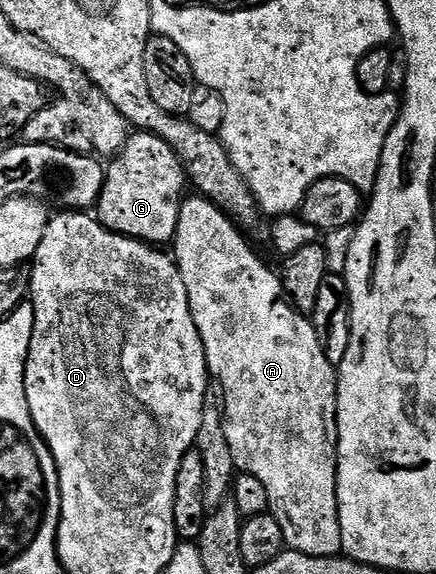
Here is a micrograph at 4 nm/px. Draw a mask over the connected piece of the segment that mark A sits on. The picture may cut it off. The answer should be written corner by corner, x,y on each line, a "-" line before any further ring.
190,195
183,200
182,206
180,207
180,223
176,227
176,235
172,242
172,256
174,262
178,264
178,270
180,275
184,279
184,287
188,287
188,303
190,304
190,310
192,311
192,319
196,323
196,331
200,331
200,339
204,343
204,351
206,352
206,367
210,370
210,375
213,380
220,383
220,386
224,389
224,413
223,413
223,425
224,432
228,437
228,444
232,449
232,459
235,461
235,467
239,474
247,473
250,476
255,476
256,479
260,479
261,483
264,483
264,488
268,491
268,503
269,513
276,519
276,523
280,523
280,527
284,531
284,539
286,540
287,546
295,553
303,553
304,555
312,555
313,557
336,557
342,553
342,540
340,539
340,519
338,518
338,374
336,372
336,366
329,362
328,355
325,354
325,347
321,345
321,341
318,338
317,331
314,329
314,322
309,316
303,315
294,308
293,304
284,296
282,292
282,279
277,272
274,273
257,257
256,254
250,250
250,245
245,241
243,230
239,228
235,222
231,221
225,213
222,212
218,206
207,201
205,197
201,195

